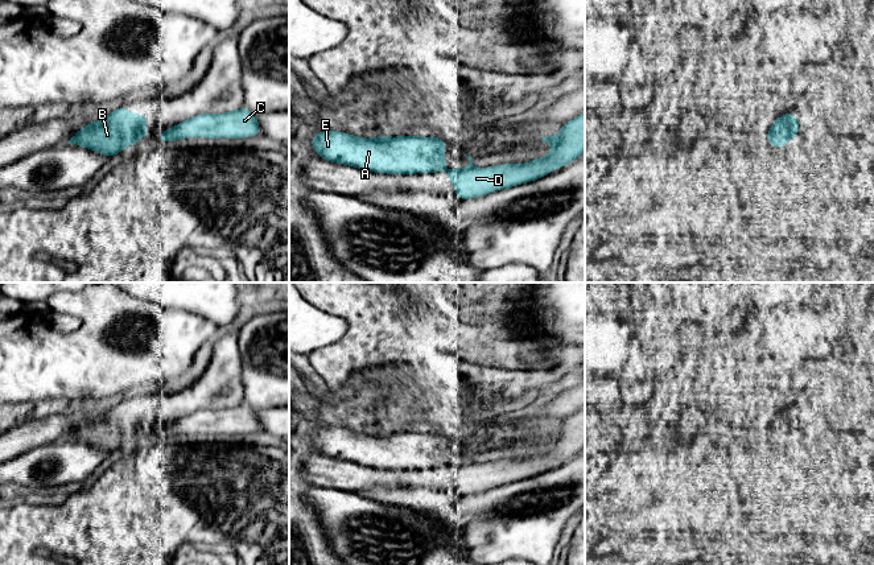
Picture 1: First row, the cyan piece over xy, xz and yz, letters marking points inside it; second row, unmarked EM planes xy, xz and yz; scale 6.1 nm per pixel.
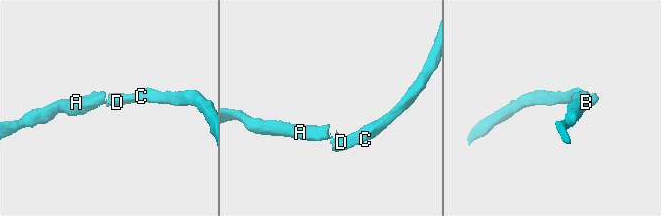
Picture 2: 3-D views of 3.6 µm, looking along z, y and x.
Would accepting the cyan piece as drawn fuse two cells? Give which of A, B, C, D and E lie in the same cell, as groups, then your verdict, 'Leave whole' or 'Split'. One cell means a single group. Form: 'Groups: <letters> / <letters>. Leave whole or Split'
Groups: A B E / C D. Split

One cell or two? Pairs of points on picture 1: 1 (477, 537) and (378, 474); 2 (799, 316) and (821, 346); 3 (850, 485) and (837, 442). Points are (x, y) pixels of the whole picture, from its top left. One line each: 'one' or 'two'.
1: two
2: one
3: two

